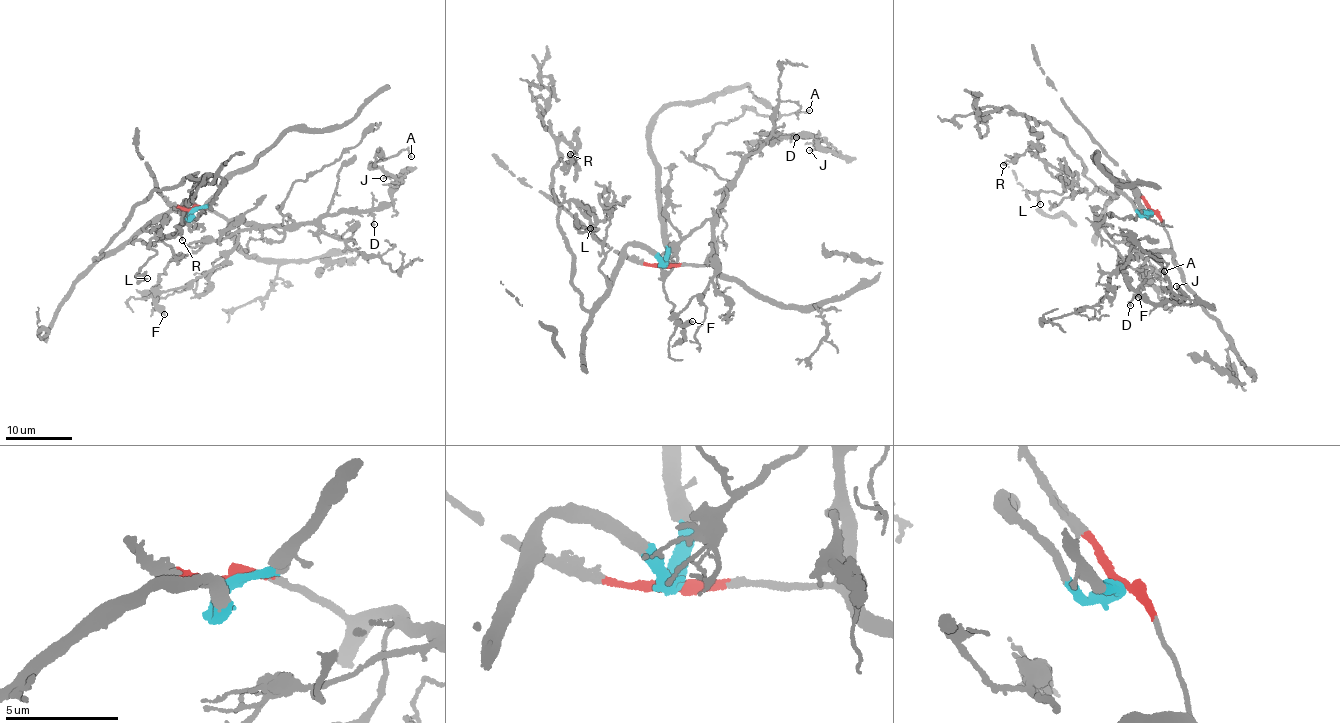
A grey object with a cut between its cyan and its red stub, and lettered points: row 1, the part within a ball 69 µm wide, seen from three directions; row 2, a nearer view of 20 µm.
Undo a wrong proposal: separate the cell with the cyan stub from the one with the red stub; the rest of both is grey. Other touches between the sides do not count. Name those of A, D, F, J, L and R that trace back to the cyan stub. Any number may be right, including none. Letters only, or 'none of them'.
L, R

